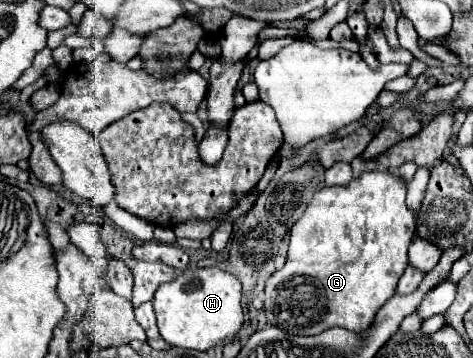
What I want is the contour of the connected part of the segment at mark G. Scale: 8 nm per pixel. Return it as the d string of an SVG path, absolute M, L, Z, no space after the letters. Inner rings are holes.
M365 171L361 177L353 179L345 187L323 187L323 189L315 191L315 195L309 201L303 217L291 229L287 263L279 271L281 281L275 287L277 295L273 295L273 289L265 289L265 313L267 313L267 317L273 321L273 325L289 331L291 335L319 335L321 331L331 329L331 327L343 327L343 329L349 329L349 331L365 331L373 323L377 311L387 303L387 299L393 297L397 281L403 275L405 267L409 265L407 247L411 245L413 237L415 237L415 213L407 205L407 181L403 181L399 175L393 175L391 171Z

